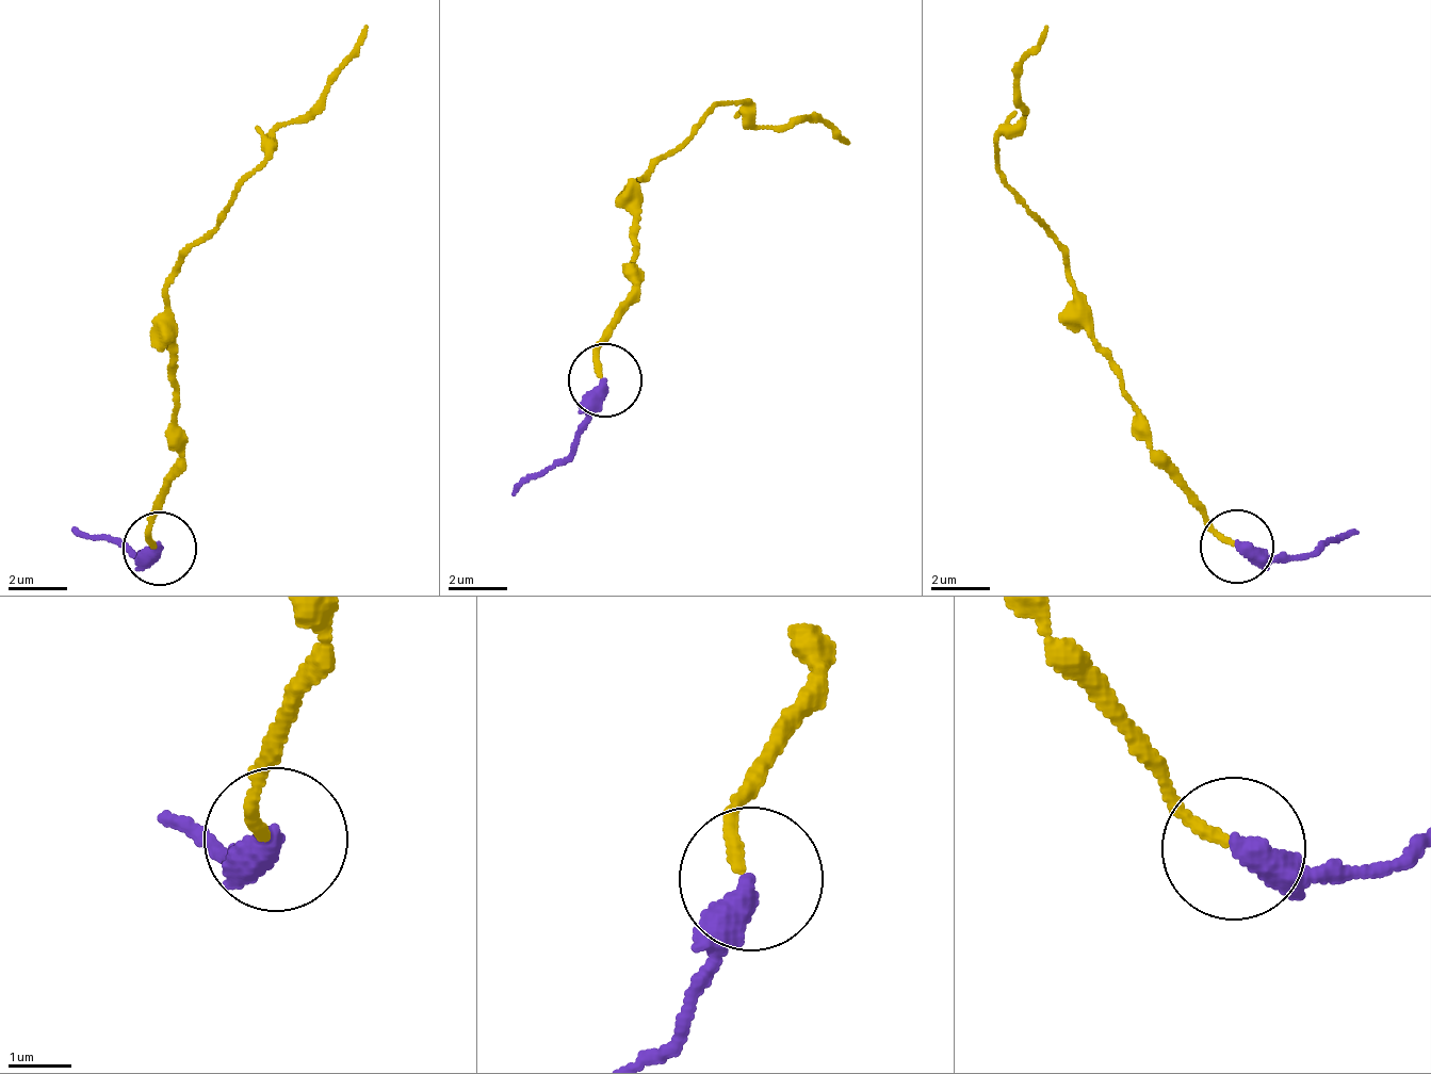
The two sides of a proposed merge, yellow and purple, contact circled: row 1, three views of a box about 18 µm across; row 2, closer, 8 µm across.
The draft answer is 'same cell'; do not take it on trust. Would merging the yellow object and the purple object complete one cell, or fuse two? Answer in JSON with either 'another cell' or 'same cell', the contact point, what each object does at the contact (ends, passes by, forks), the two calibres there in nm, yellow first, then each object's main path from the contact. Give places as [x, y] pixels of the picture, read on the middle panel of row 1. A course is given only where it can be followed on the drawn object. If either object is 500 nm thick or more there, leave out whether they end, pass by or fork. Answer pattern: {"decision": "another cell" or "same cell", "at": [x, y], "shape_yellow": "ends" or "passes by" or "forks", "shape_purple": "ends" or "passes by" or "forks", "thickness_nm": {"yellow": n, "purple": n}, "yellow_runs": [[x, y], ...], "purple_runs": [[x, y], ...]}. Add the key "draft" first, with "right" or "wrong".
{"draft": "right", "decision": "same cell", "at": [605, 380], "shape_yellow": "ends", "shape_purple": "ends", "thickness_nm": {"yellow": 190, "purple": 440}, "yellow_runs": [[599, 375], [601, 341], [634, 282], [636, 182], [714, 107], [737, 103], [761, 129], [815, 116], [847, 141]], "purple_runs": [[606, 381], [576, 441], [511, 498]]}

